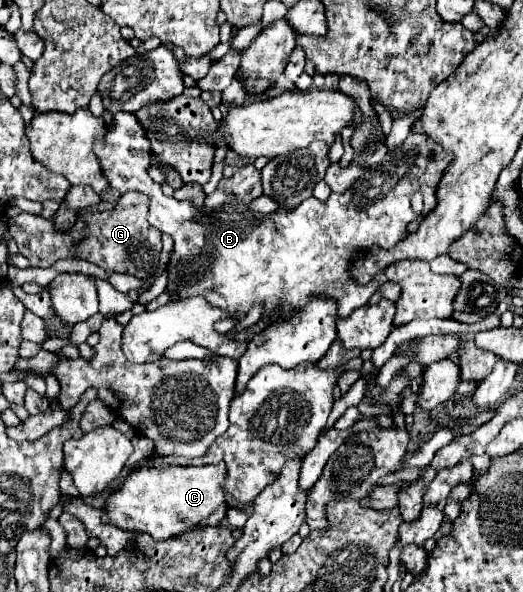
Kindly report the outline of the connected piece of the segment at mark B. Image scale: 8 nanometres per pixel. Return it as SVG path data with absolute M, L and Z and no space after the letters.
M119 112L113 116L115 126L105 138L95 142L95 154L101 162L103 174L109 184L117 188L121 194L127 190L139 190L151 198L149 206L149 224L159 228L163 234L169 234L175 242L173 254L167 270L167 292L171 296L189 298L203 296L215 308L229 312L229 318L239 324L245 320L247 312L255 306L263 306L261 320L271 324L283 318L293 318L311 296L323 296L337 302L337 314L341 318L349 316L353 310L367 304L367 300L379 290L379 286L387 280L383 272L379 272L369 284L361 286L349 278L347 262L359 248L369 248L379 244L383 248L395 246L405 236L405 226L413 220L423 220L431 208L435 208L435 188L445 166L451 162L451 156L439 150L437 144L429 142L421 134L409 134L407 140L395 150L387 152L387 158L379 166L367 168L367 172L349 188L349 194L331 194L327 202L319 202L317 198L307 198L293 212L275 210L275 214L261 216L257 212L215 212L207 206L191 206L191 202L179 202L161 192L161 186L155 184L149 174L149 150L147 138L143 138L143 126L139 126L139 118L133 112Z

